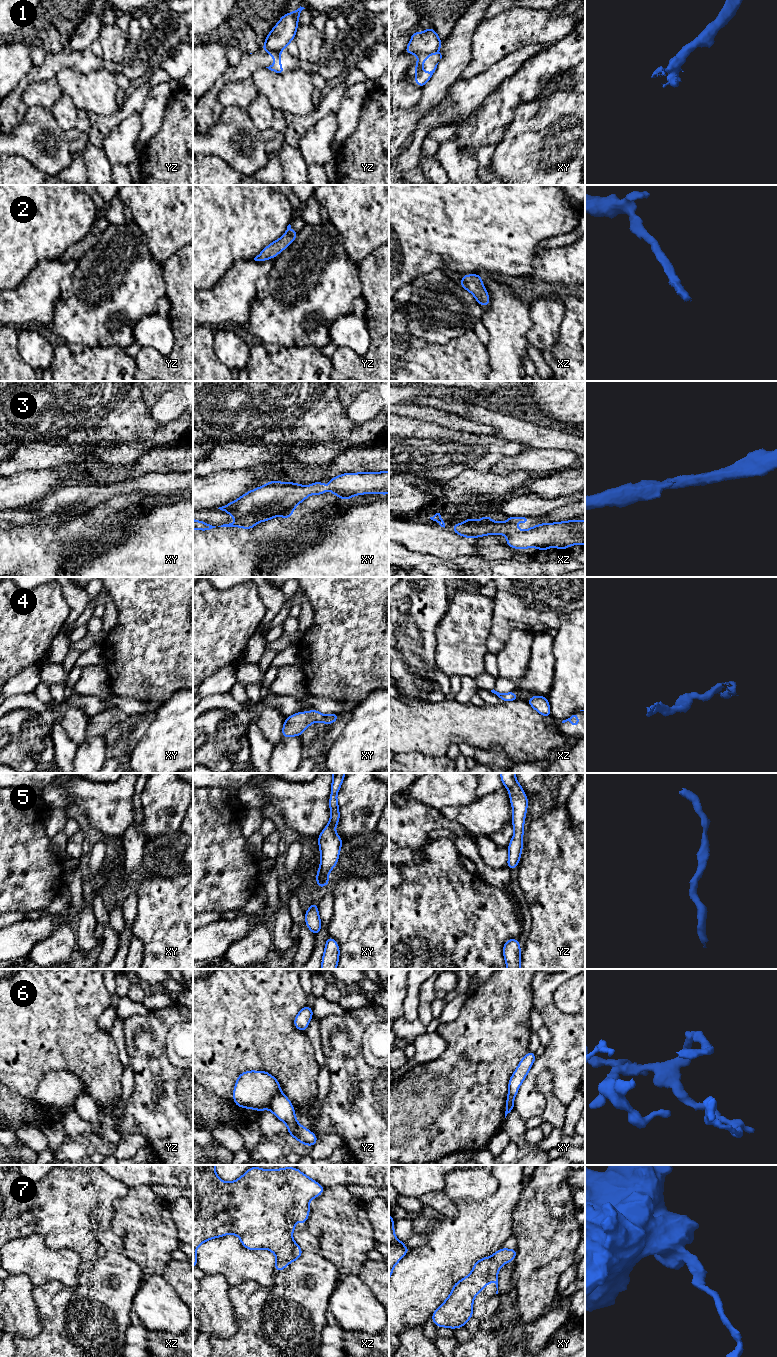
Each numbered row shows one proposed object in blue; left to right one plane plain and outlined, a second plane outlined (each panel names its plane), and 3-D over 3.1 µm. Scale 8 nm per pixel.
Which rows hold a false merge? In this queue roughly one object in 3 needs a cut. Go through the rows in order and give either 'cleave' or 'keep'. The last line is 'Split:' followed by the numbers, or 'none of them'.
1: cleave
2: keep
3: keep
4: keep
5: keep
6: cleave
7: keep
Split: 1, 6

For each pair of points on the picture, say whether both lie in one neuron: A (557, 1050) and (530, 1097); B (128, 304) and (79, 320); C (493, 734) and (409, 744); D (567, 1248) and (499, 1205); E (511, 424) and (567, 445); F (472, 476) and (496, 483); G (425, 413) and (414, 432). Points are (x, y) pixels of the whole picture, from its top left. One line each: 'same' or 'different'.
A: same
B: same
C: same
D: different
E: same
F: same
G: different

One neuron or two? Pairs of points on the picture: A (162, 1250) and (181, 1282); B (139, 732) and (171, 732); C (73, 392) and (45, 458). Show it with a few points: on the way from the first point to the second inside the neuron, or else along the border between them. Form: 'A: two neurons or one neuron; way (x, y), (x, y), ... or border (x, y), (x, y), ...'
A: two neurons; border (172, 1258), (161, 1275)
B: two neurons; border (156, 711), (152, 724), (135, 745), (132, 752)
C: two neurons; border (28, 441), (72, 446)

